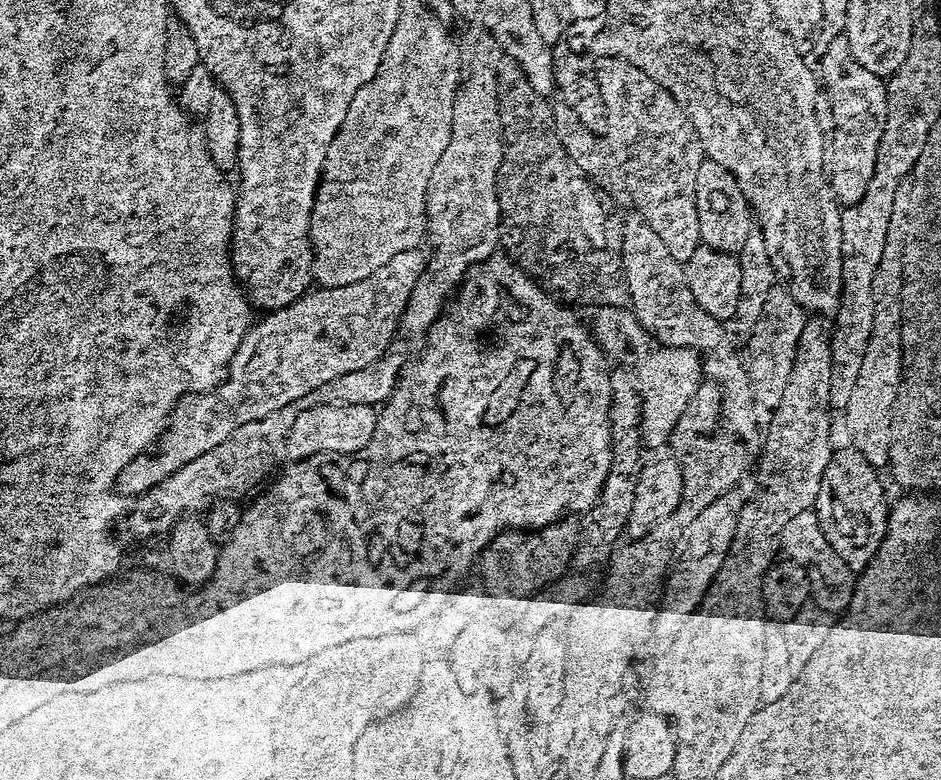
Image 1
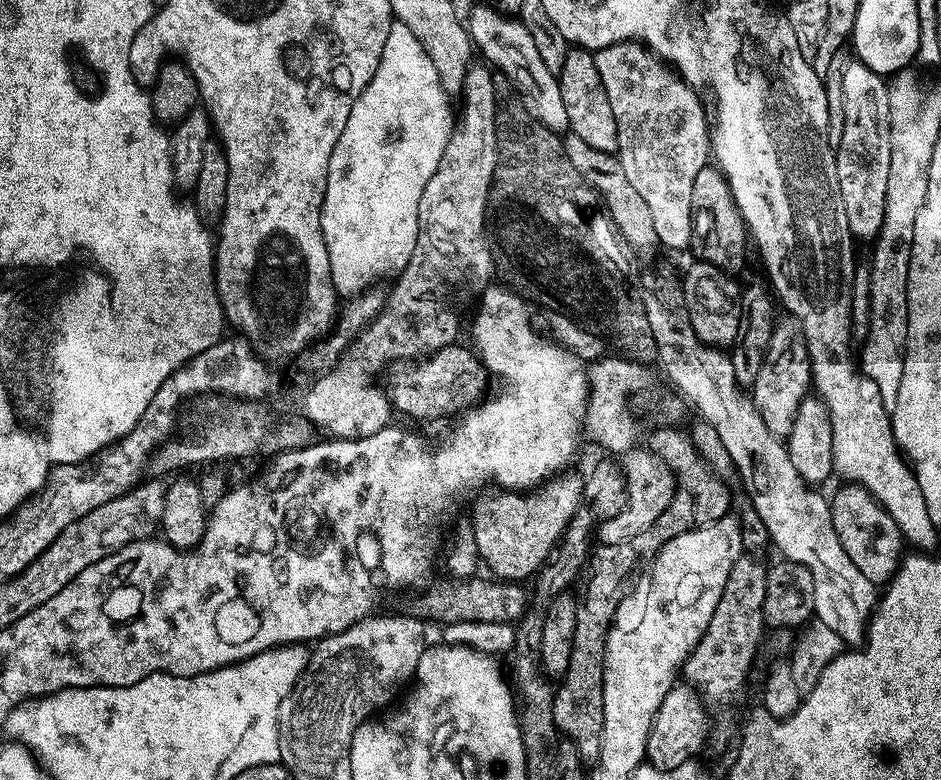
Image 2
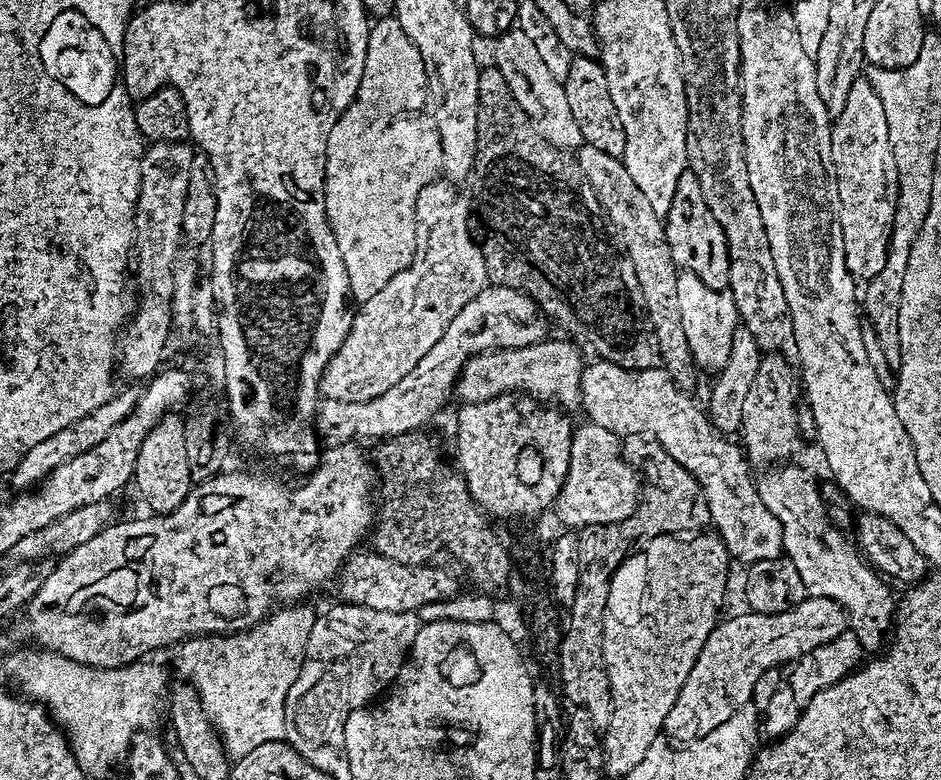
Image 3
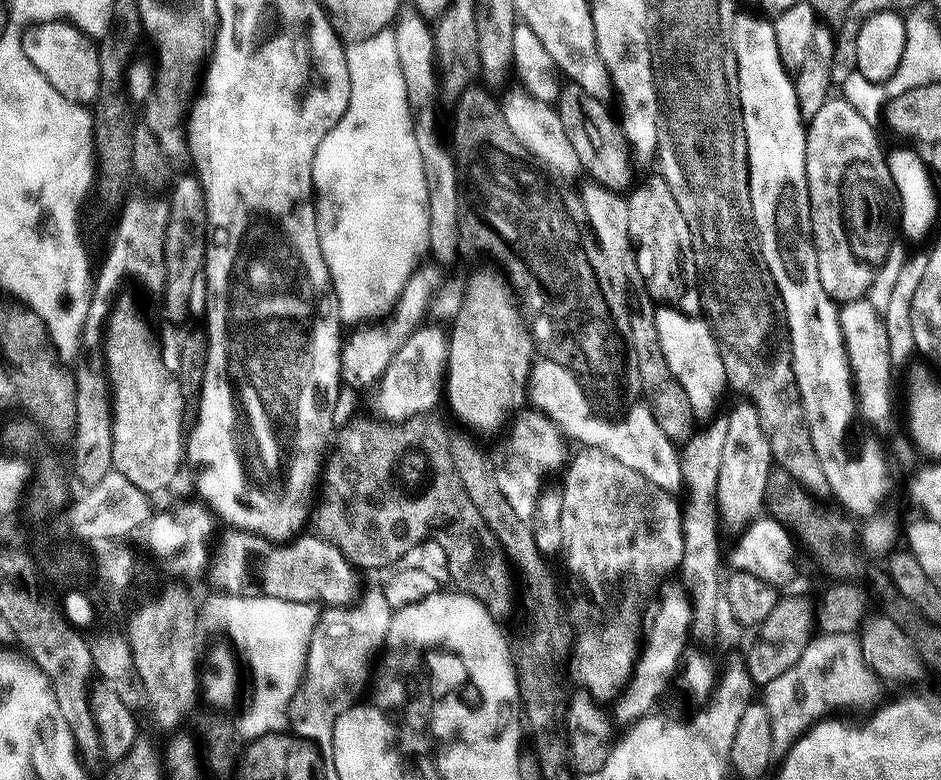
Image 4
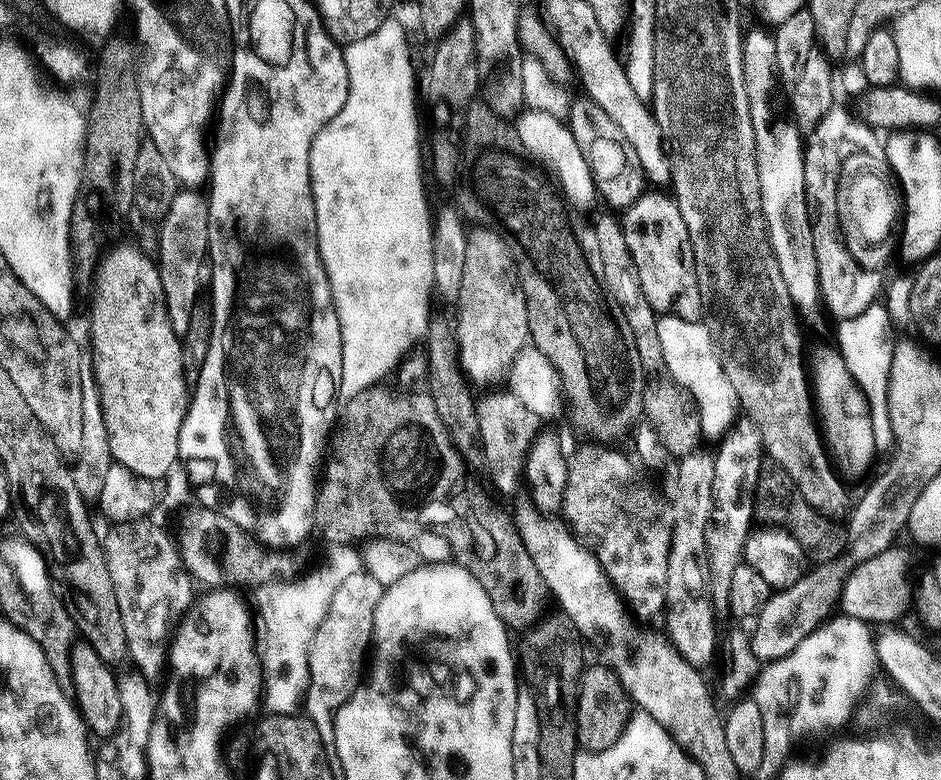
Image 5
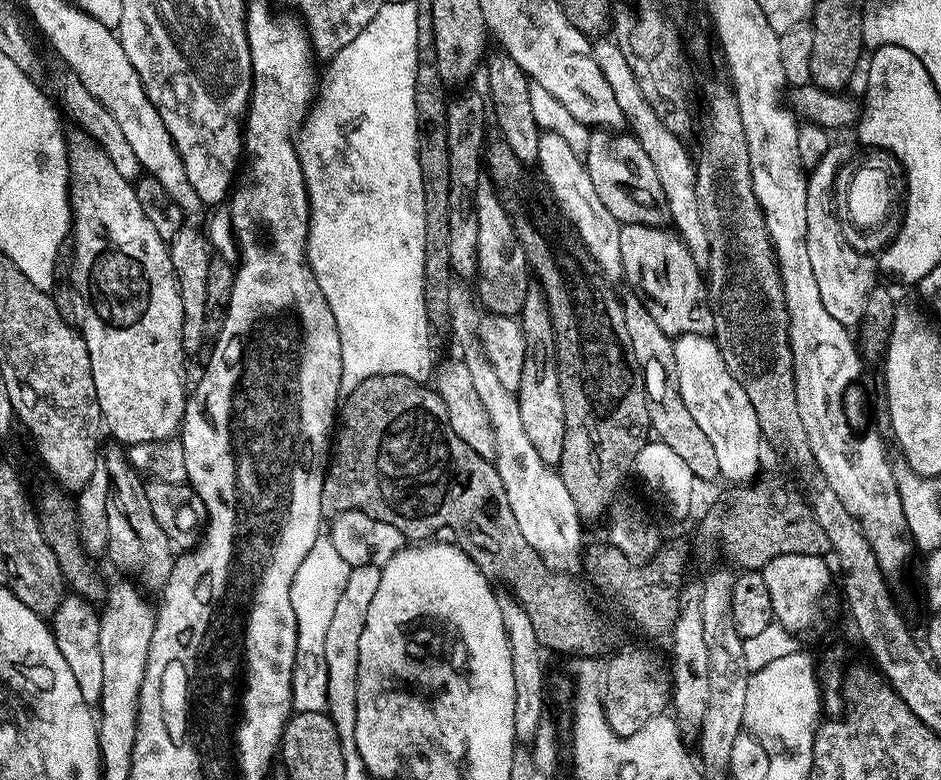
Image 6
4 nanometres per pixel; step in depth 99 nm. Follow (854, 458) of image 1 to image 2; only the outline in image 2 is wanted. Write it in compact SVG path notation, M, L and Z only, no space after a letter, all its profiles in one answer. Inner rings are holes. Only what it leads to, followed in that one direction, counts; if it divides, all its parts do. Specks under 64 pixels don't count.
M841 483L841 488L830 496L832 521L838 534L838 542L842 542L842 550L846 550L848 560L862 570L862 574L874 586L887 585L896 569L900 567L902 537L900 528L890 518L890 514L860 484Z

